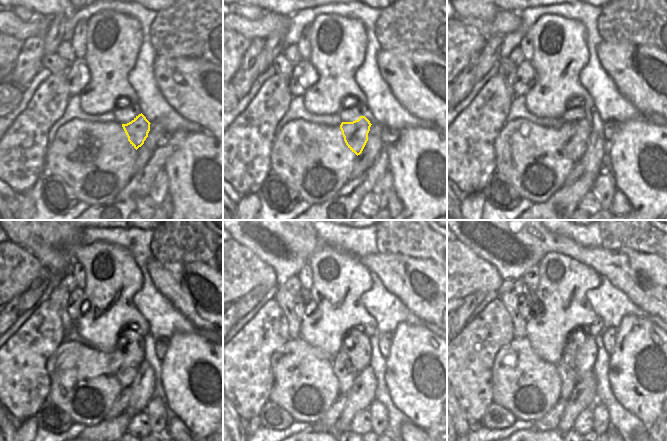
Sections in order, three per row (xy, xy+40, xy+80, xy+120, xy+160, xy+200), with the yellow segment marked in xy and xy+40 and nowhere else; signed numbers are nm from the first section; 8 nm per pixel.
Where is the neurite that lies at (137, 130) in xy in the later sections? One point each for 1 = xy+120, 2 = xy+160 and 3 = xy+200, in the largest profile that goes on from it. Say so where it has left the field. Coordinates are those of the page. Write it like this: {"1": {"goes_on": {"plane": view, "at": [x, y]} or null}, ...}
{"1": {"goes_on": {"plane": "xy+120", "at": [124, 367]}}, "2": {"goes_on": {"plane": "xy+160", "at": [342, 364]}}, "3": {"goes_on": {"plane": "xy+200", "at": [566, 367]}}}

